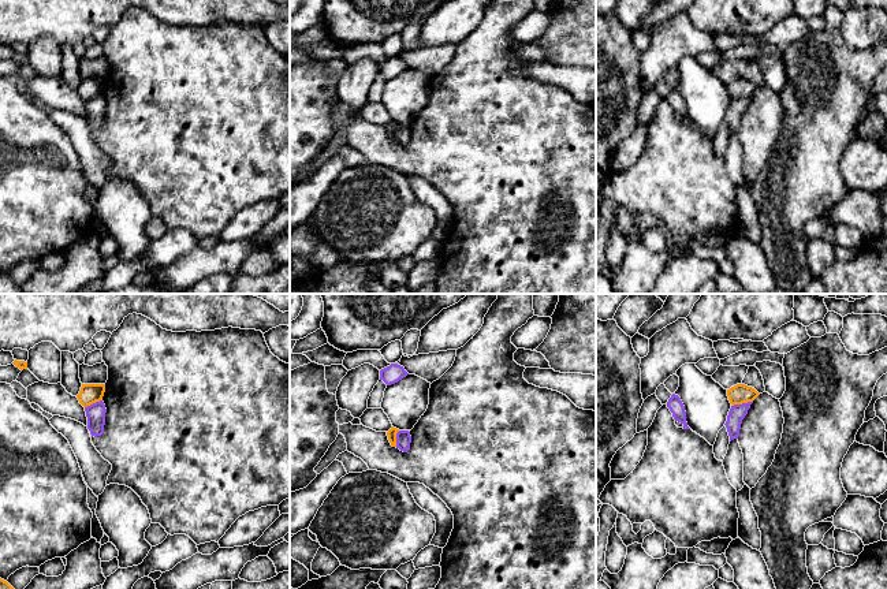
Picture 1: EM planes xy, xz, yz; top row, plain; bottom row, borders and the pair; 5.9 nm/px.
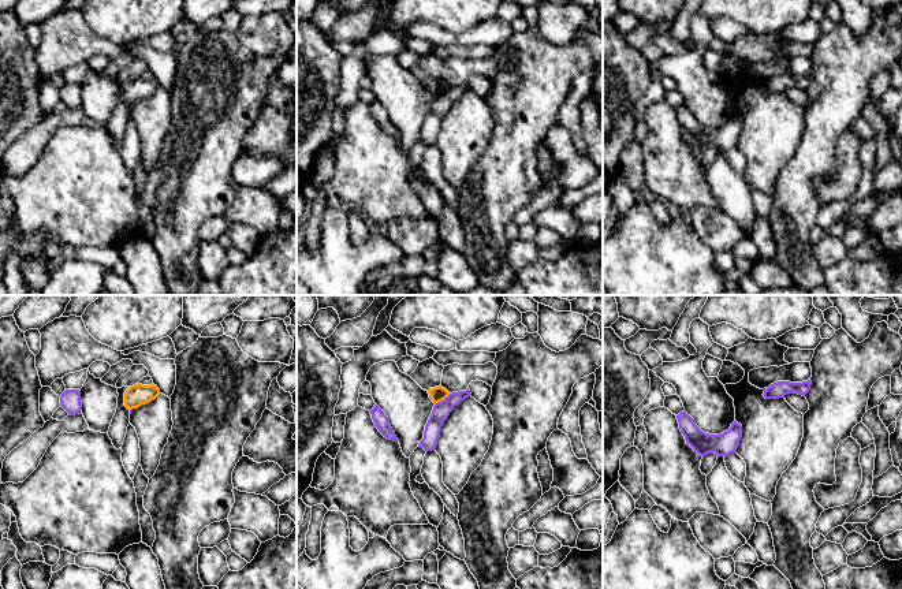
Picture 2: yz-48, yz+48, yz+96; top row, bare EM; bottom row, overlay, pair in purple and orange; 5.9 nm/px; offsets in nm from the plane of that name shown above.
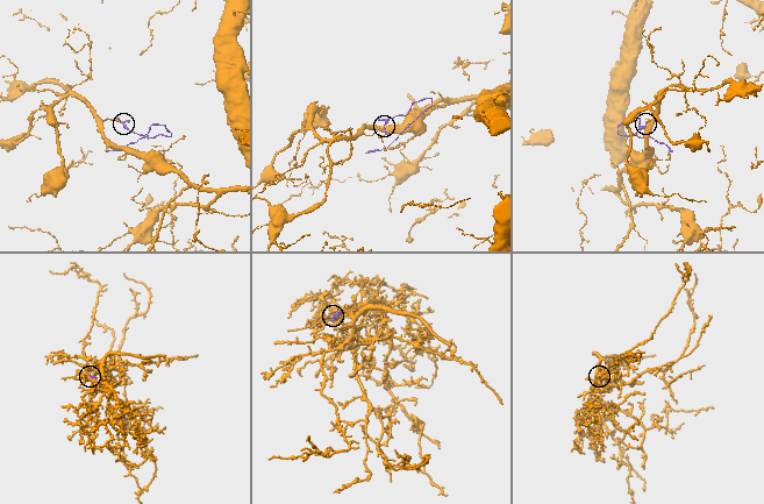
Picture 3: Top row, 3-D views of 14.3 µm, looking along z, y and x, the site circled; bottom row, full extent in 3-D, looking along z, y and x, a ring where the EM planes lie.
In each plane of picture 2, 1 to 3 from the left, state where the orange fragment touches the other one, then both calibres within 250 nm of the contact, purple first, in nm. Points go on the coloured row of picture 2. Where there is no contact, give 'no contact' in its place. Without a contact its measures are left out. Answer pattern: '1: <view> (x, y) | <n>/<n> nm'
1: no contact
2: yz+48 (442, 401) | 100/90 nm
3: no contact

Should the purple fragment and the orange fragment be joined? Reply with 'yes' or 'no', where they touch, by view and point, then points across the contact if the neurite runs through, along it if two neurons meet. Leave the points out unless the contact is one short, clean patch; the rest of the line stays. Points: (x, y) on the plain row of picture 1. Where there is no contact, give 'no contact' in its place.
no; meets purple in yz at (742, 97); border along yz (752, 94), (731, 100)

